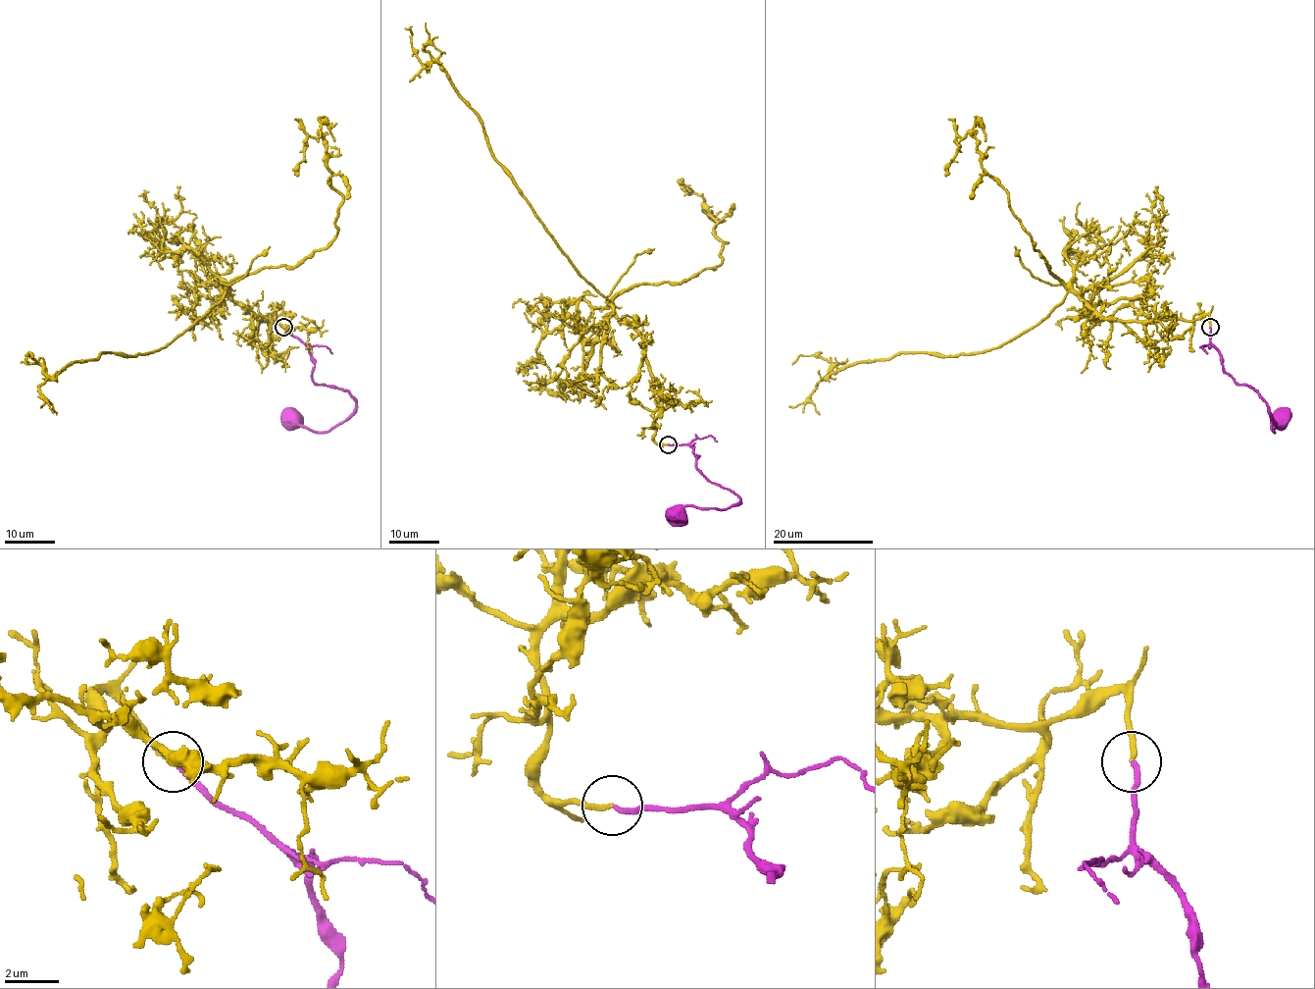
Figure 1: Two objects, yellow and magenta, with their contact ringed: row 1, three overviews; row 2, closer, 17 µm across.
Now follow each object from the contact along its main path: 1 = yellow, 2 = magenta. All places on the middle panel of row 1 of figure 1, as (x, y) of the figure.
1: (668, 444), (654, 441), (658, 385), (644, 341), (578, 272), (495, 159), (449, 75), (417, 55), (411, 26)
2: (668, 444), (688, 444), (699, 457), (697, 468), (739, 498), (729, 508), (685, 505), (677, 516)

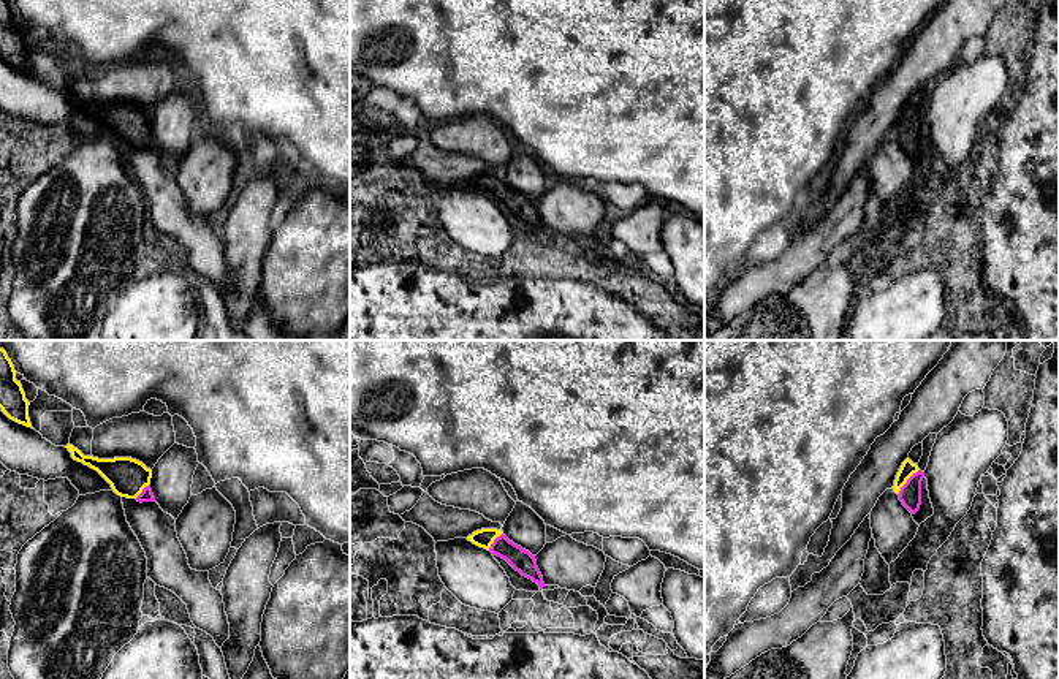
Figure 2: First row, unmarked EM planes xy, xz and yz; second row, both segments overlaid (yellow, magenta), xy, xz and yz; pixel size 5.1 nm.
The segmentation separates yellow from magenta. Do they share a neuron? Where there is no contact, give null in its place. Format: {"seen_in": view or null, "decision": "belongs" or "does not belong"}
{"seen_in": "yz", "decision": "belongs"}

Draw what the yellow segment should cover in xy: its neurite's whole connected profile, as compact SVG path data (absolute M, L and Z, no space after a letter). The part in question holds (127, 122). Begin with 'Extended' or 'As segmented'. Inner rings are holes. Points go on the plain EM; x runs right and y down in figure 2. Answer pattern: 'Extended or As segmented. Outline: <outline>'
Extended. Outline: M73 90L65 92L71 103L90 114L97 116L112 133L112 136L127 144L136 144L138 147L155 147L150 135L152 116L142 108L131 103L98 104L93 101L84 101Z

